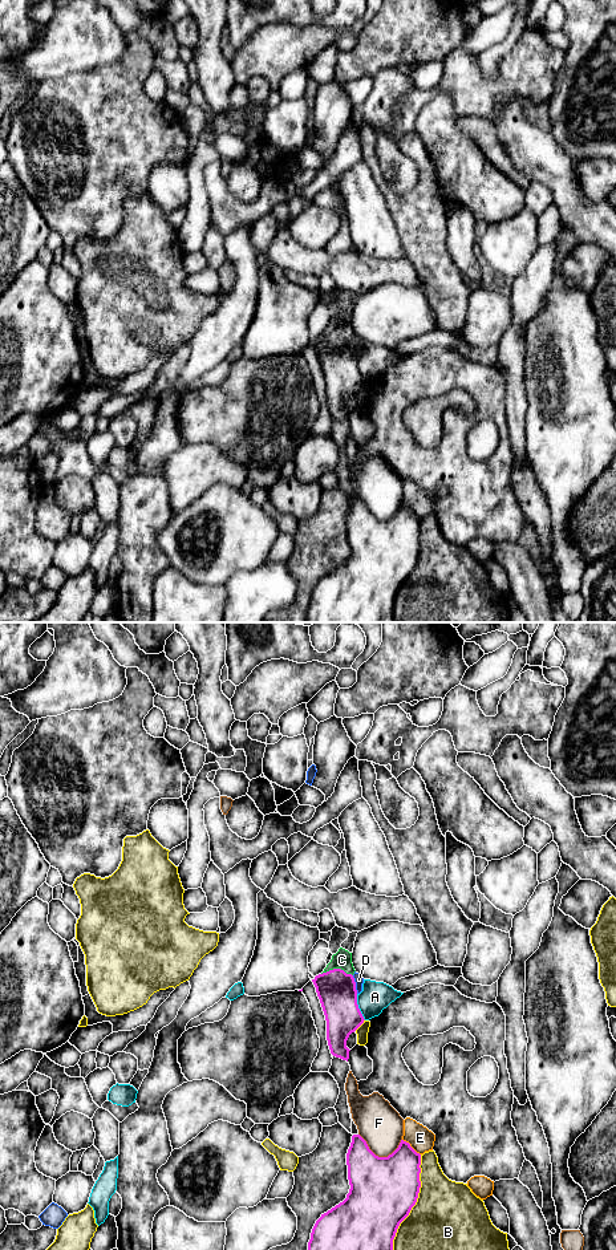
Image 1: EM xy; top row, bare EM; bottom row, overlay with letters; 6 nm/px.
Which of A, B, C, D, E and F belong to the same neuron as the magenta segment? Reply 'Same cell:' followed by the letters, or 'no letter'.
Same cell: C

